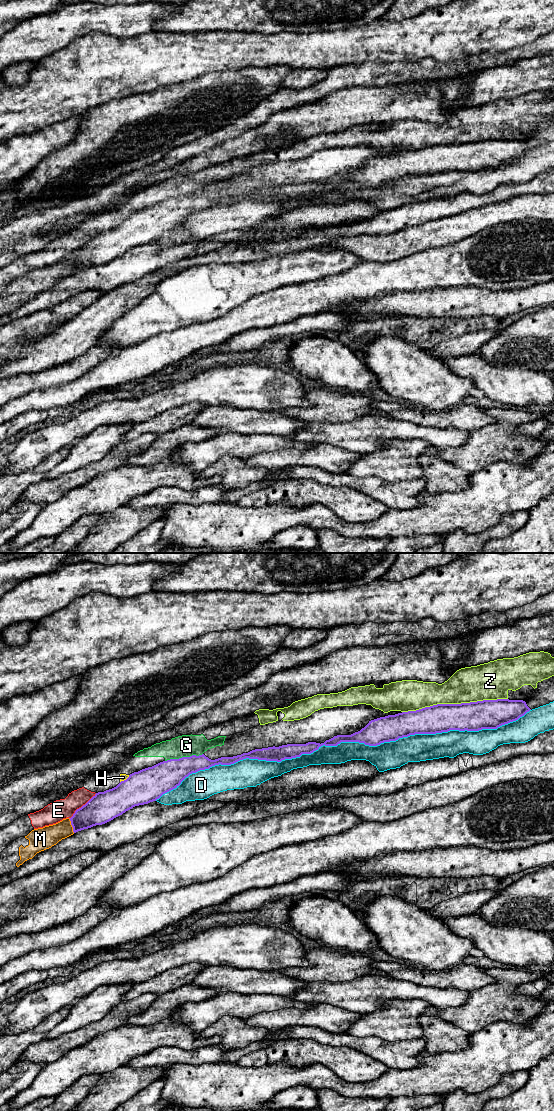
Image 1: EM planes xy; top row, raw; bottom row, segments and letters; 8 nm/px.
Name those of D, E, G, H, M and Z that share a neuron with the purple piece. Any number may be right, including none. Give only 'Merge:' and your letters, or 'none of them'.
Merge: none of them

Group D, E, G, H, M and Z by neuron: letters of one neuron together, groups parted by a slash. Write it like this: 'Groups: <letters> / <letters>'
Groups: D / E G H Z / M

